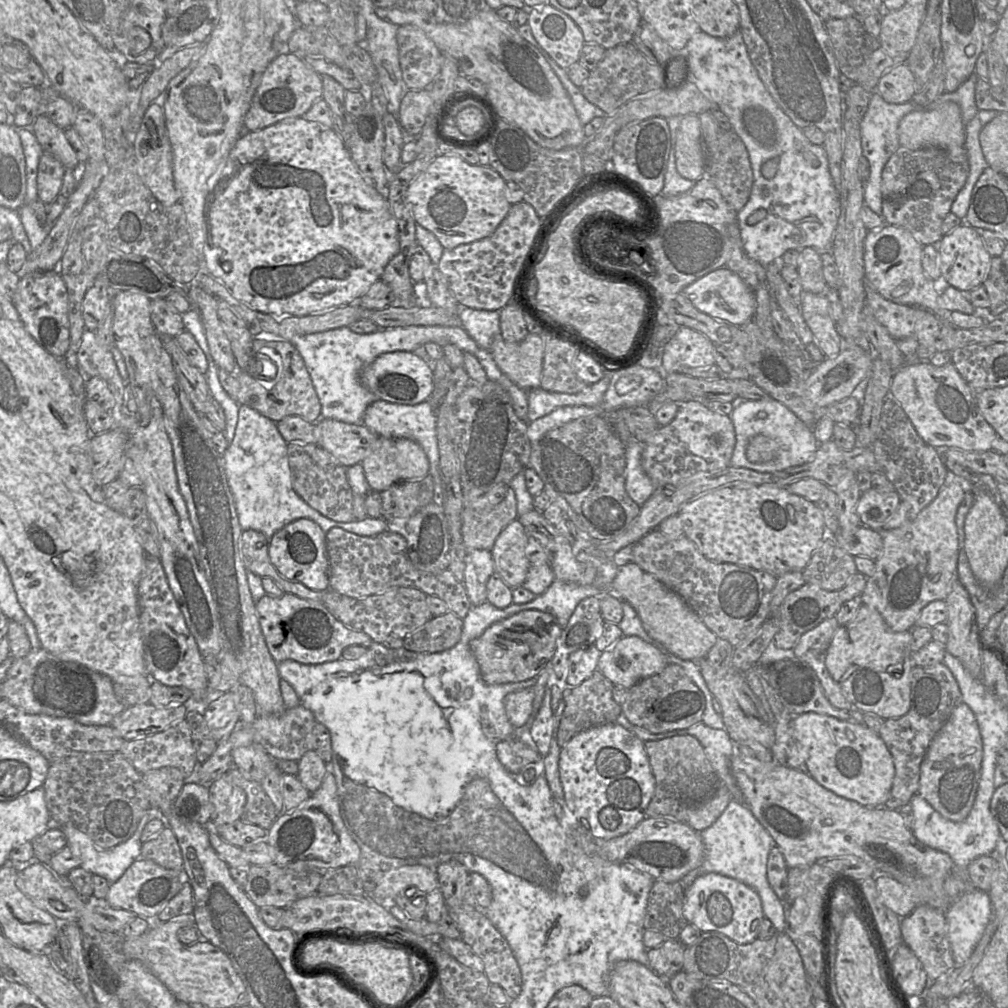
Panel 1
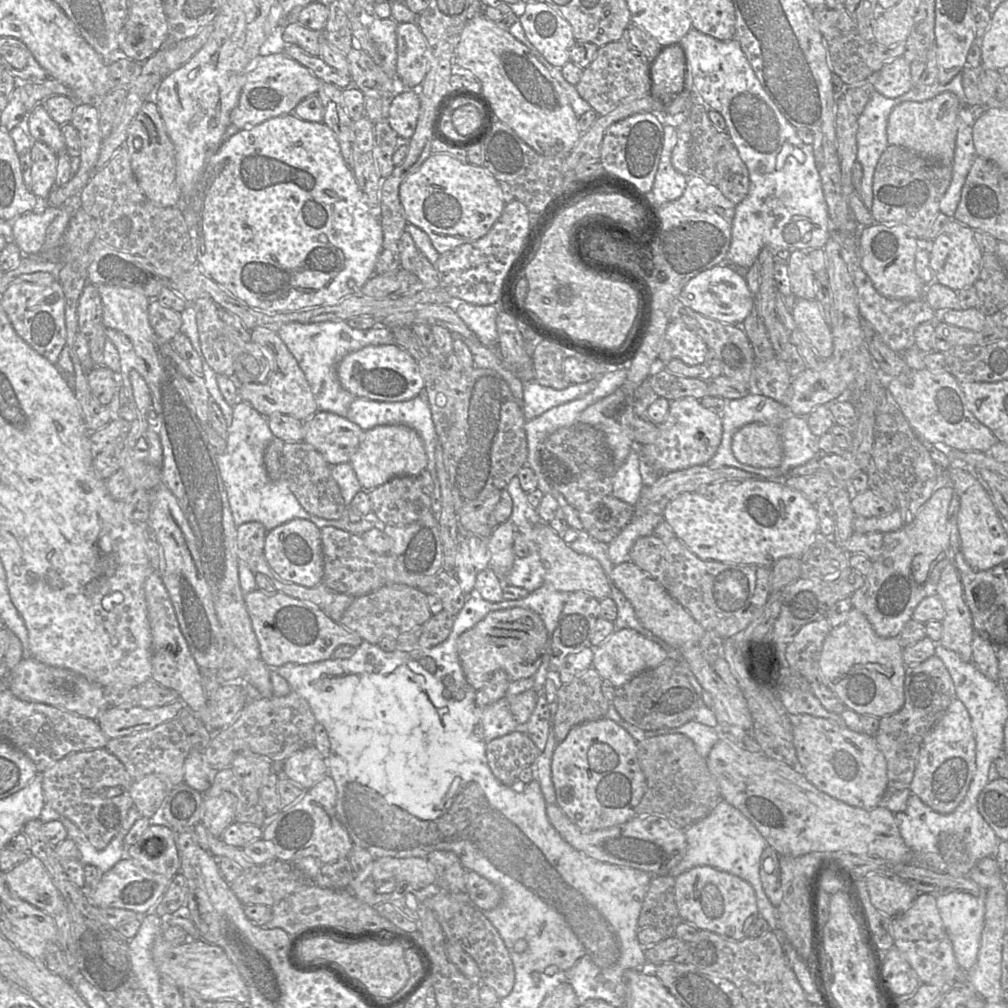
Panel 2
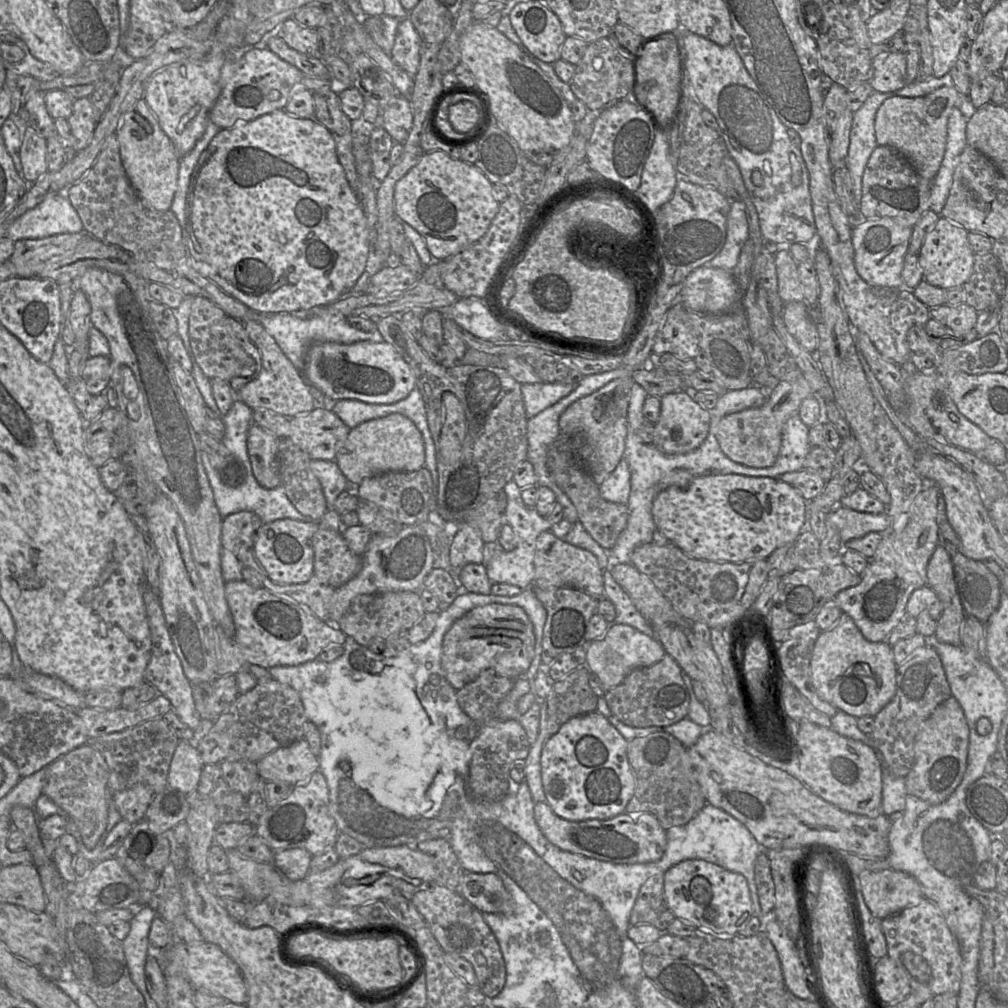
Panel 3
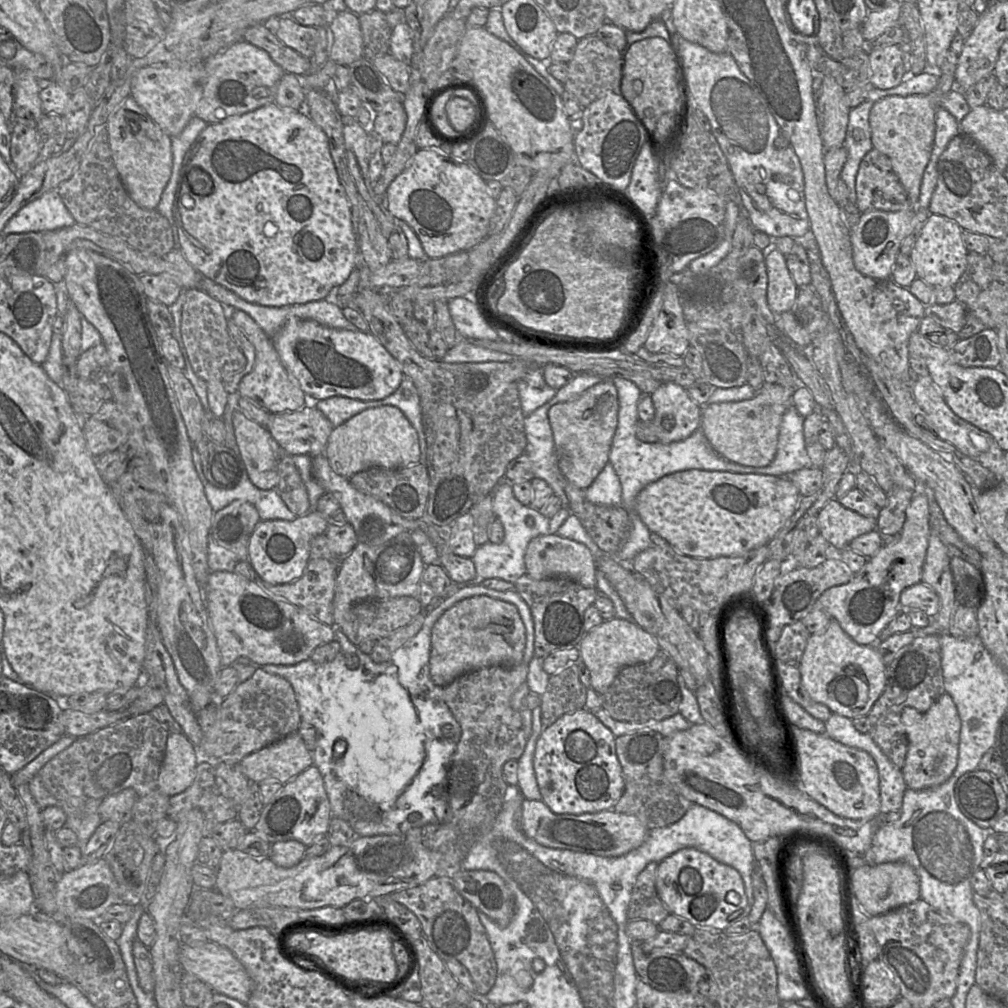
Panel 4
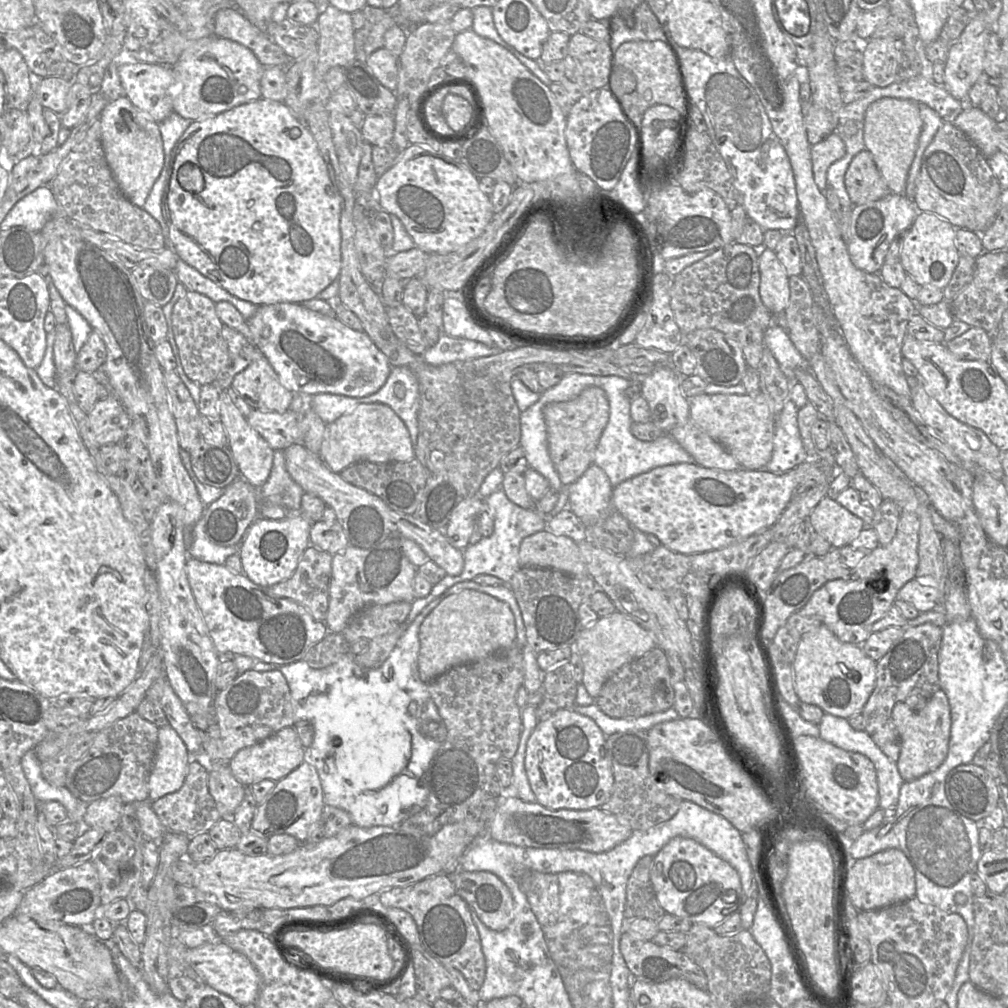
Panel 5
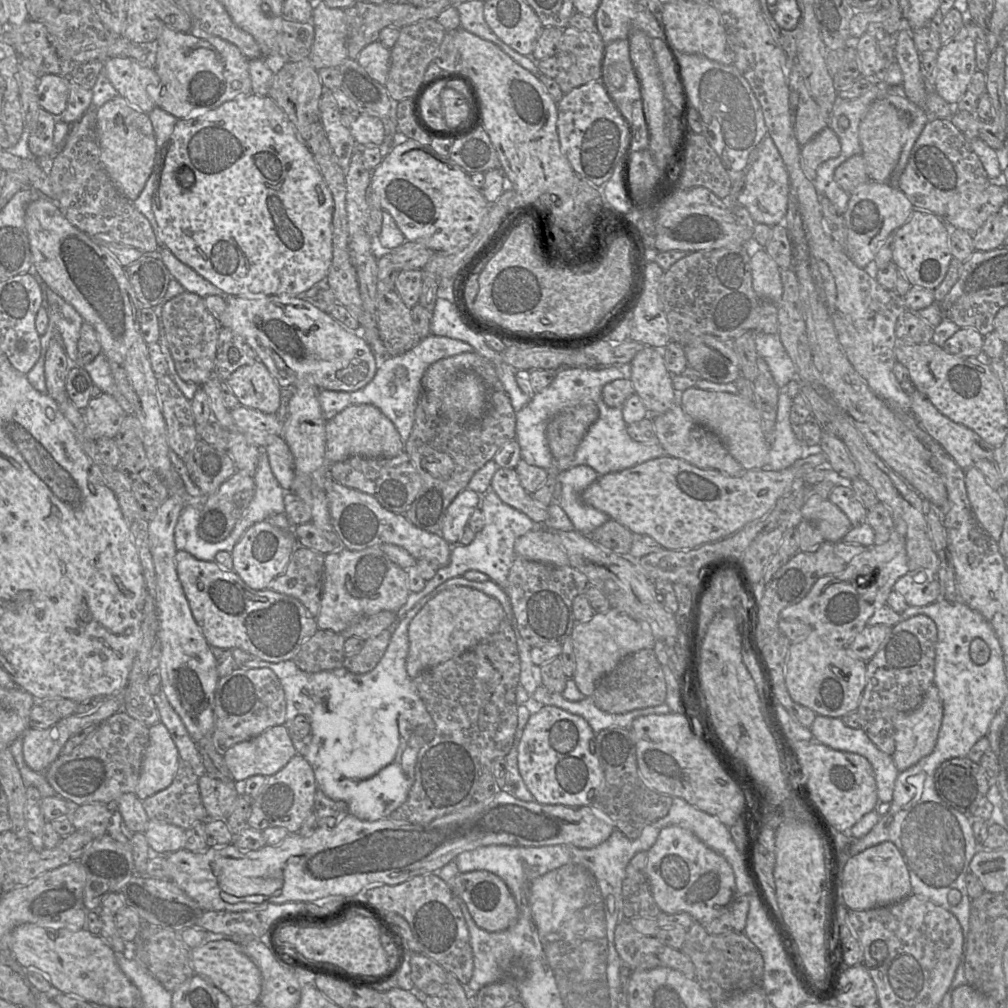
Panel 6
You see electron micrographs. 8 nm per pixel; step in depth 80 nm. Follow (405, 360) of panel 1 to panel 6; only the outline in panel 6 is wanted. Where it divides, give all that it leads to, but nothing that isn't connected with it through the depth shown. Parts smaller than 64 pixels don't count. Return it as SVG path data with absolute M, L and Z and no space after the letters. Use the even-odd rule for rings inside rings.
M228 296L226 301L227 307L218 318L220 327L230 329L250 345L282 389L316 386L319 390L352 392L374 378L378 365L362 335L349 331L308 299Z

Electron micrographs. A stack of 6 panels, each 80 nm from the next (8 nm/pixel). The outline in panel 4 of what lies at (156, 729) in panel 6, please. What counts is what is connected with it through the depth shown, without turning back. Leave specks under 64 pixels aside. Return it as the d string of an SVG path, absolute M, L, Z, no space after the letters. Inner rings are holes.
M170 733L158 777L158 791L168 796L184 792L193 783L199 762L198 748L183 733Z

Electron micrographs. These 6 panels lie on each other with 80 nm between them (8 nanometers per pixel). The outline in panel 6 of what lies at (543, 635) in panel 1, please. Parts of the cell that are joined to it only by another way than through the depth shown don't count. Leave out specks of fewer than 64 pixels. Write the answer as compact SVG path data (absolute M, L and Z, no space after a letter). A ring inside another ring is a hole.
M454 586L438 593L421 608L409 623L409 652L406 660L408 675L414 678L425 669L444 663L473 648L495 633L505 619L507 619L506 613L498 600L473 588Z

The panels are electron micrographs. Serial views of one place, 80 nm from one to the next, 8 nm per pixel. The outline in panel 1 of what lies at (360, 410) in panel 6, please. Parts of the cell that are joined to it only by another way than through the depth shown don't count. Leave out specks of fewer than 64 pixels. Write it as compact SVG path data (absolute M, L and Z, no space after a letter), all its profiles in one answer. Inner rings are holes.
M378 436L361 466L370 489L376 492L386 490L399 482L422 479L429 473L427 455L417 442L408 438Z

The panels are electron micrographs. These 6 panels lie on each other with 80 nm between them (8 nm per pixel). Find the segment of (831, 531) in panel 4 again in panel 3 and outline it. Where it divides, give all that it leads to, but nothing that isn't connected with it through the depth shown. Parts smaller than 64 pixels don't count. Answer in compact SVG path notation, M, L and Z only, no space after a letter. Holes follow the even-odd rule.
M837 505L829 513L843 543L861 538L870 532L883 533L890 525L886 513L868 514L841 505Z

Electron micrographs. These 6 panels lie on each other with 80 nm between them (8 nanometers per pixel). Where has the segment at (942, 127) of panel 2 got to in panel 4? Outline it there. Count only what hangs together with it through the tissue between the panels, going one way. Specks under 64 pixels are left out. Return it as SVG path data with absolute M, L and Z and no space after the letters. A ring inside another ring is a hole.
M941 73L934 92L927 95L888 96L871 108L869 124L874 149L889 157L893 171L917 206L924 172L930 161L935 139L935 115L943 96L955 88L954 76Z

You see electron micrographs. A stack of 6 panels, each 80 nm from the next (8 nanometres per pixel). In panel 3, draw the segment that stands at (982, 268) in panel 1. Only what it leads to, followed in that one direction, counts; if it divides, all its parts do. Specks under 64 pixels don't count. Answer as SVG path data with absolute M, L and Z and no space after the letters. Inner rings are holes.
M940 217L934 229L929 232L920 247L918 264L923 272L924 281L945 290L963 286L973 273L975 252L968 241L965 228Z

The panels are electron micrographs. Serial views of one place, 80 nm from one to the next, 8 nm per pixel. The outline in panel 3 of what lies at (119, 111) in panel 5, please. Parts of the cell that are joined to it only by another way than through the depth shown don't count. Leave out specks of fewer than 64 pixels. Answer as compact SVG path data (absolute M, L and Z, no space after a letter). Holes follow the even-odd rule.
M144 99L123 116L116 138L123 167L138 197L150 208L170 210L177 188L180 157Z

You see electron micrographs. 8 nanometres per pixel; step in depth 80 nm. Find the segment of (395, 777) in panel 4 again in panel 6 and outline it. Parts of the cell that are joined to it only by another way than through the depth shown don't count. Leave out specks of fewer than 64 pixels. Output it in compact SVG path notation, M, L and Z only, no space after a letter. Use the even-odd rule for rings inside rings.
M461 576L439 585L406 613L392 632L382 659L368 673L354 674L343 666L334 670L308 673L299 669L292 660L271 663L255 658L243 664L236 663L238 668L268 668L277 675L286 698L284 726L287 727L287 721L292 721L297 715L304 715L309 719L311 735L305 739L298 739L294 733L289 732L290 738L297 754L304 756L310 763L318 788L329 798L349 804L348 795L352 793L350 789L352 779L368 779L395 760L400 746L398 718L400 712L404 710L404 703L413 700L422 702L406 669L409 623L429 600L454 586L470 587L498 600L506 617L513 618L513 627L516 633L520 634L511 601L499 585L491 580L469 581Z

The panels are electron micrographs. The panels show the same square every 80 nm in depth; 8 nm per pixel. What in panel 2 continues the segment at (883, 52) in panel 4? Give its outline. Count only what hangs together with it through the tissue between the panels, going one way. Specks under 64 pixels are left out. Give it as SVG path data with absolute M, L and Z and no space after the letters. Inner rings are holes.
M904 56L883 65L874 75L874 90L887 98L897 98L913 88L910 67Z

